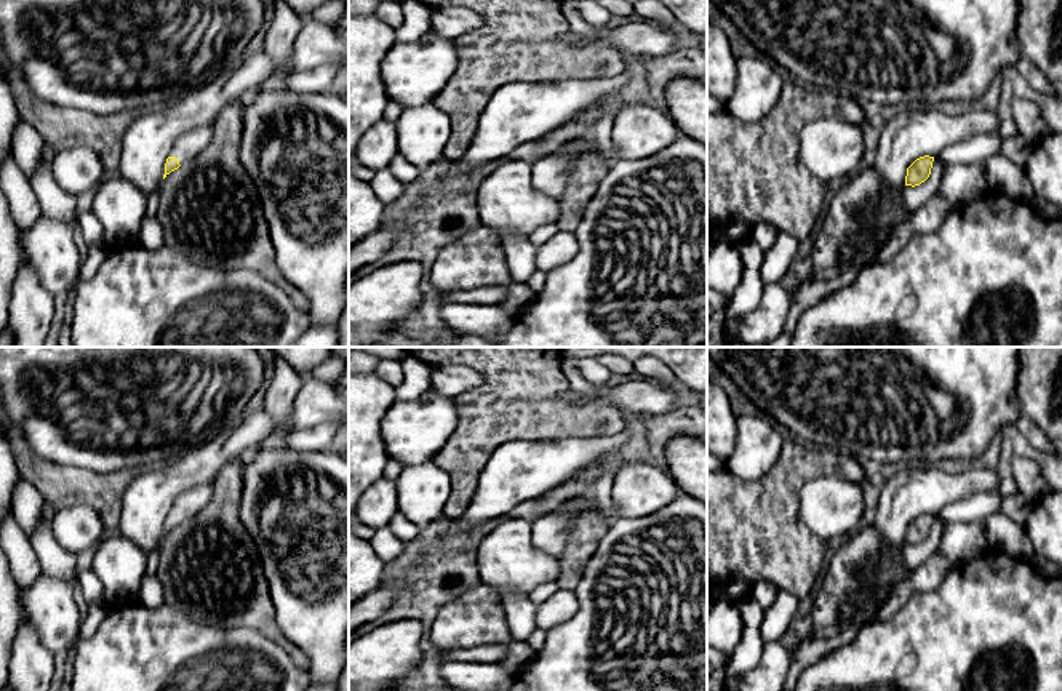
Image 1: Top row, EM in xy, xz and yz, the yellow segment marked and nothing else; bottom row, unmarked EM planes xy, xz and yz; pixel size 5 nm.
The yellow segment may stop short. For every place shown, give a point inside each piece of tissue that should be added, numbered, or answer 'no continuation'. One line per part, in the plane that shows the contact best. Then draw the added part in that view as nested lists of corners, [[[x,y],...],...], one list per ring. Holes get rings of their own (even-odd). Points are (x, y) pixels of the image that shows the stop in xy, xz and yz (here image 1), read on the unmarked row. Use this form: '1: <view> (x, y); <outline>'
1: xy (189, 503); [[[213,483],[194,486],[176,499],[170,515],[176,515],[182,525],[189,521],[197,512],[200,512],[211,497]]]

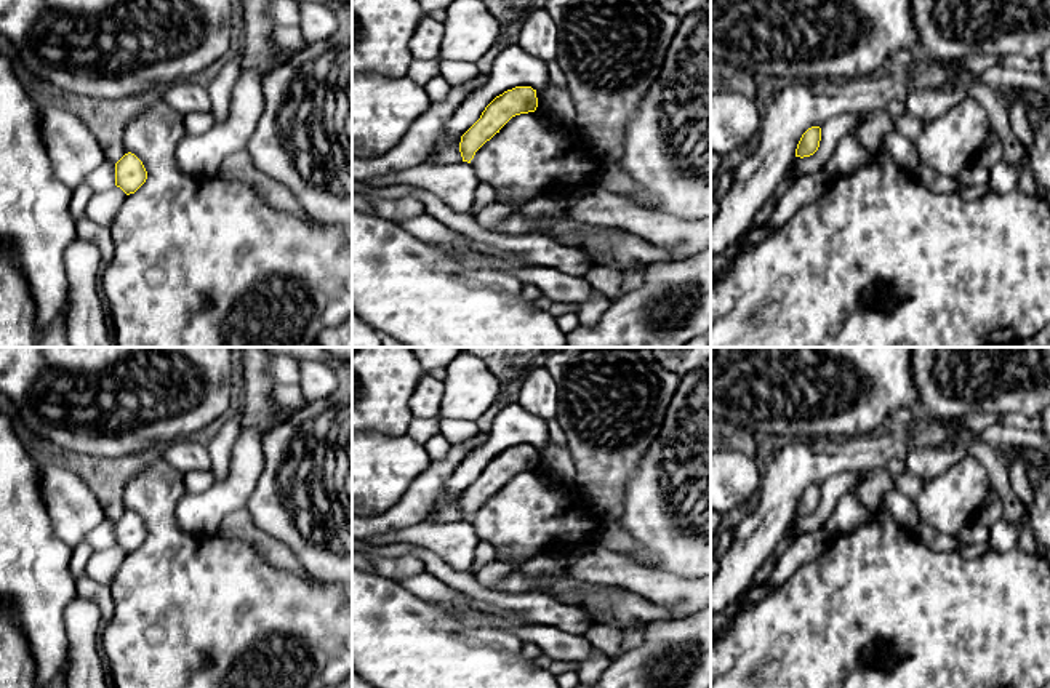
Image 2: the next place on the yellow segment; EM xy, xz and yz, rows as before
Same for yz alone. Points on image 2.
no continuation

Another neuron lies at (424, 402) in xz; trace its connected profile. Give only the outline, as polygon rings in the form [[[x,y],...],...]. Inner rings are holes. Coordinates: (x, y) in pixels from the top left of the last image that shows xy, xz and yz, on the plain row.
[[[424,373],[408,400],[411,416],[419,419],[439,418],[442,397],[443,381]]]

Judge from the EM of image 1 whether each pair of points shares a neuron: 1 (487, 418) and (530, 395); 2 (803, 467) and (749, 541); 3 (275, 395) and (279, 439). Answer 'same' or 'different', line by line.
1: same
2: same
3: same

